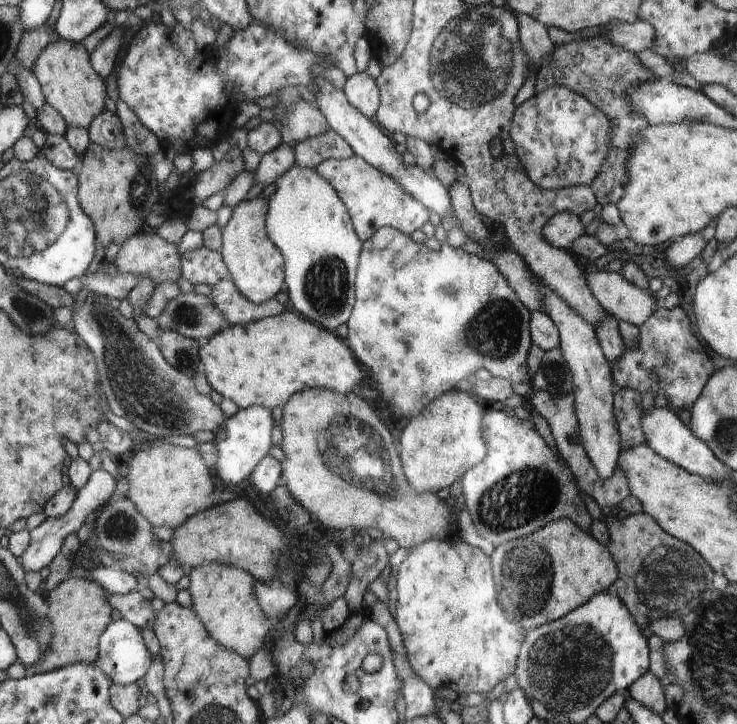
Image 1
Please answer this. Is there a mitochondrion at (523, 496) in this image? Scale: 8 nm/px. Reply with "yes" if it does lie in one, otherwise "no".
yes

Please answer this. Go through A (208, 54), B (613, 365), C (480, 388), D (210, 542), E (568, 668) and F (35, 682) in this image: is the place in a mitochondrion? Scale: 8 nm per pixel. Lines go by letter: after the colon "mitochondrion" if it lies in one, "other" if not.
A: other
B: other
C: other
D: other
E: mitochondrion
F: other

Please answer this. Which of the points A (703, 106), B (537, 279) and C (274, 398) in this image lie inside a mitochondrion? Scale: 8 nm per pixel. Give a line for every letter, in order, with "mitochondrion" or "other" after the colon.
A: other
B: other
C: other

